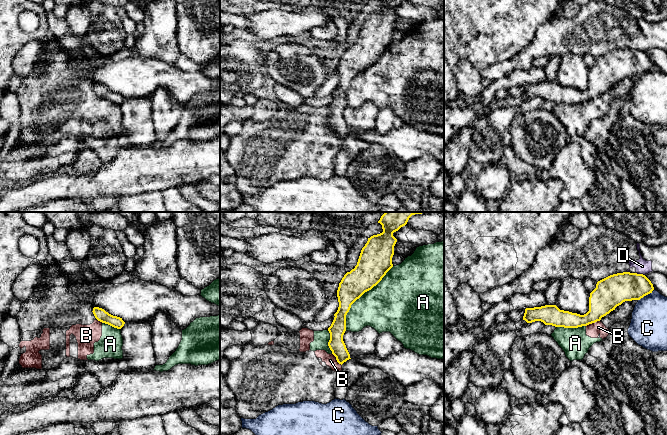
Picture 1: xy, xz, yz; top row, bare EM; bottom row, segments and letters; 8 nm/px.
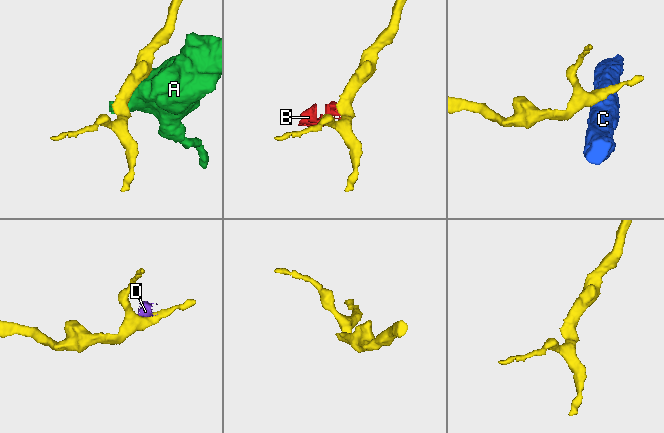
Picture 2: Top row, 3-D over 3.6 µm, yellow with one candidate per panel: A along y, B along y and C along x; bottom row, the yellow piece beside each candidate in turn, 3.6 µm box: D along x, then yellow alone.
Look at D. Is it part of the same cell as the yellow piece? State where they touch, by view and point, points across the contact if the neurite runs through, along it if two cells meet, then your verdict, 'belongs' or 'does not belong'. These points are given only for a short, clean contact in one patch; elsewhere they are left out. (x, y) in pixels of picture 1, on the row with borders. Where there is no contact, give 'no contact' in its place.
yz (640, 274) | along yz (635, 272), (644, 275) | does not belong

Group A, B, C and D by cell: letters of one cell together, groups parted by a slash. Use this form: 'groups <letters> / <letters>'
groups A B / C / D

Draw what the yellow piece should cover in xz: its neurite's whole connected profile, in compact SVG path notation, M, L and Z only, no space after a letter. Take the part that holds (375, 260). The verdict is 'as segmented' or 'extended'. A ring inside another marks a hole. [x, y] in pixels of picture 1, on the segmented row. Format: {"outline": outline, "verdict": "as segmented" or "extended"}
{"outline": "M385 212L378 221L378 223L382 225L383 232L368 238L367 243L361 250L357 265L350 272L347 272L339 283L337 290L339 307L334 314L335 317L331 326L328 328L330 333L328 346L339 364L342 365L344 362L351 359L343 341L343 335L346 331L346 315L349 312L351 305L365 292L376 286L393 267L392 257L394 255L394 246L397 242L393 233L405 226L412 215L422 213L425 212Z", "verdict": "as segmented"}

